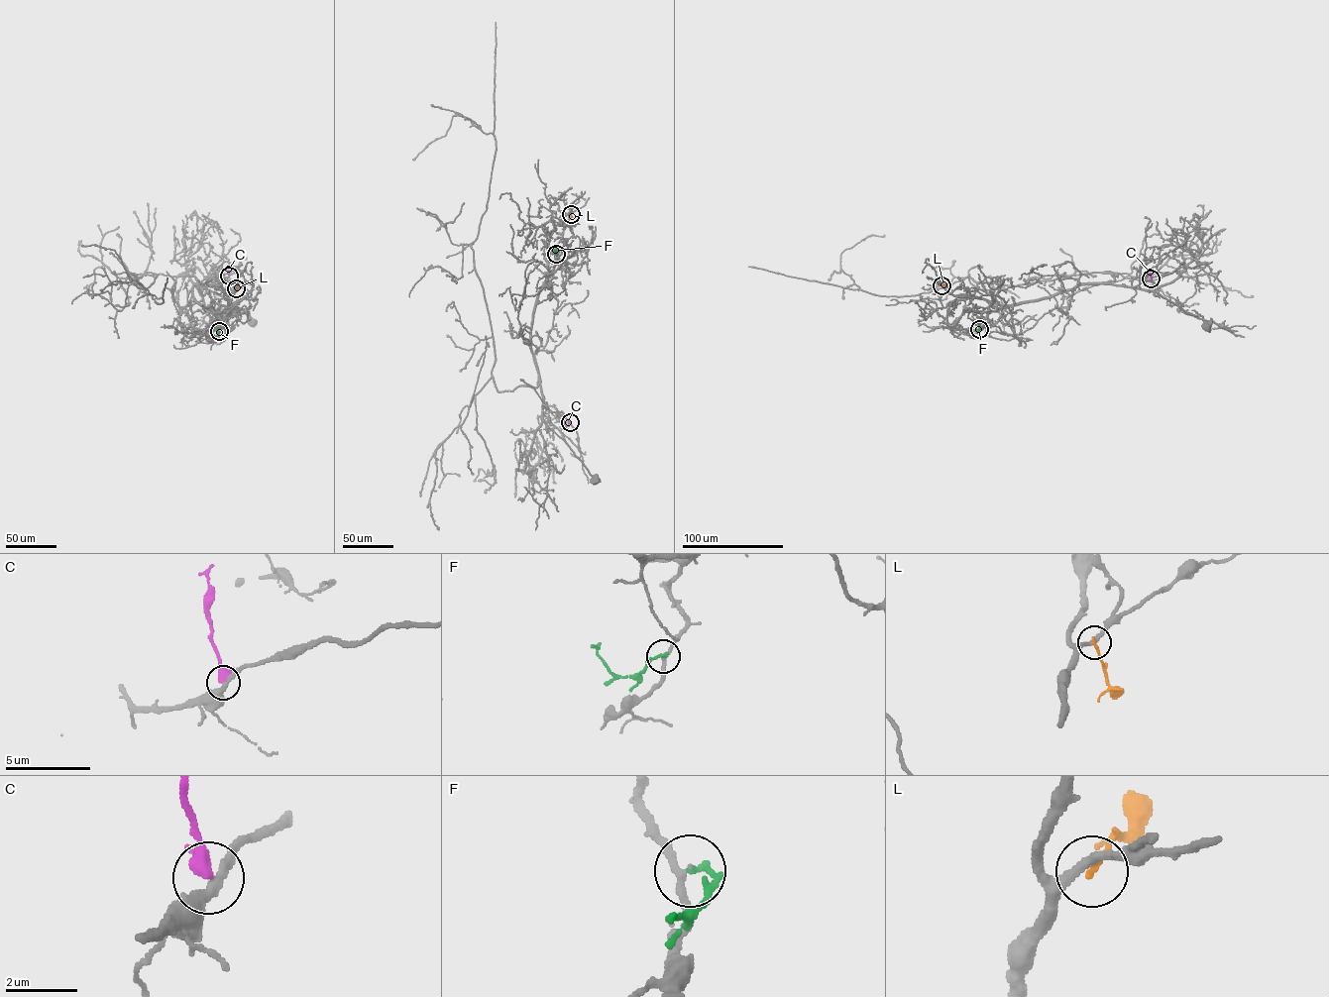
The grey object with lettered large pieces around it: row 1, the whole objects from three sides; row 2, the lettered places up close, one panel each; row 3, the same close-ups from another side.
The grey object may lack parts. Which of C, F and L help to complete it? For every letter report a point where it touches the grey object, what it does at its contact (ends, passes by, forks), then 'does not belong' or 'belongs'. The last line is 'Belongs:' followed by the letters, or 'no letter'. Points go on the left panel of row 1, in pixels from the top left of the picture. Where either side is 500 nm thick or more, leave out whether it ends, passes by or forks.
C: meets grey at (229, 276); it ends there; does not belong
F: meets grey at (219, 331); it ends there; does not belong
L: meets grey at (236, 288); it ends there; does not belong
Belongs: no letter

